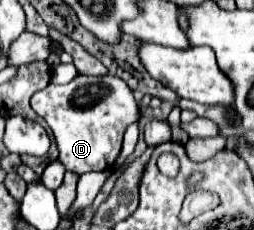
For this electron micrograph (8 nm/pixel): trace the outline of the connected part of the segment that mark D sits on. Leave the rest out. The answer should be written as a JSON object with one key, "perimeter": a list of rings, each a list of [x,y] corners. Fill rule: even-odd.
{"perimeter":[[[75,76],[69,84],[49,84],[33,94],[31,108],[49,124],[59,146],[59,162],[75,174],[111,168],[121,152],[125,128],[141,120],[131,88],[117,76]]]}

